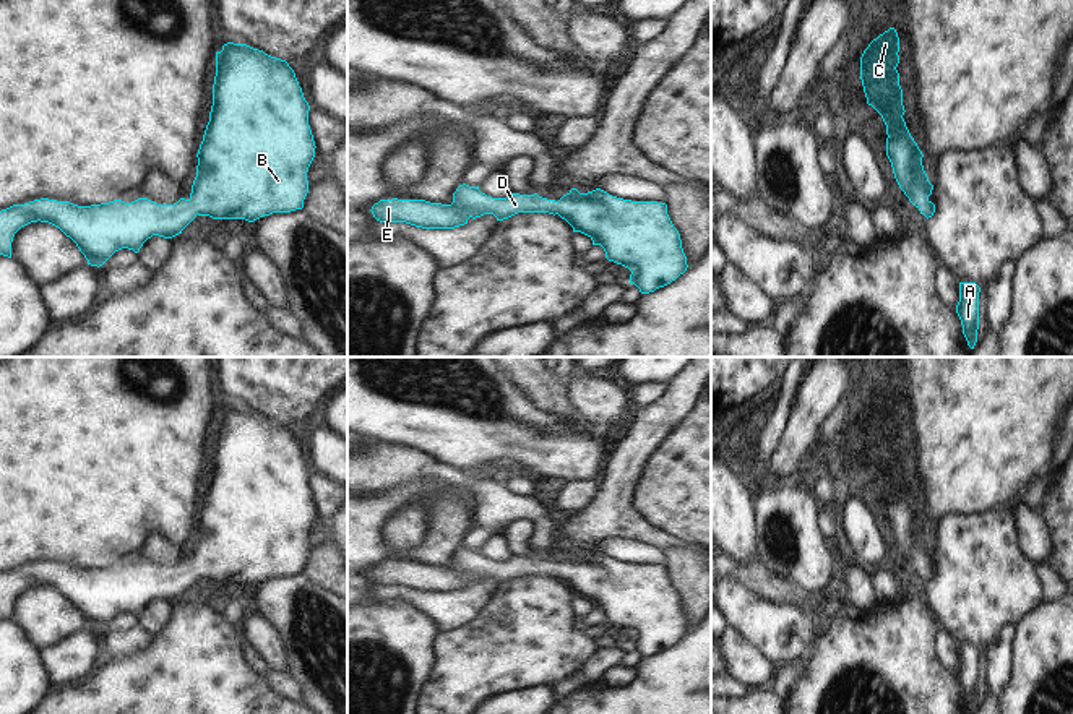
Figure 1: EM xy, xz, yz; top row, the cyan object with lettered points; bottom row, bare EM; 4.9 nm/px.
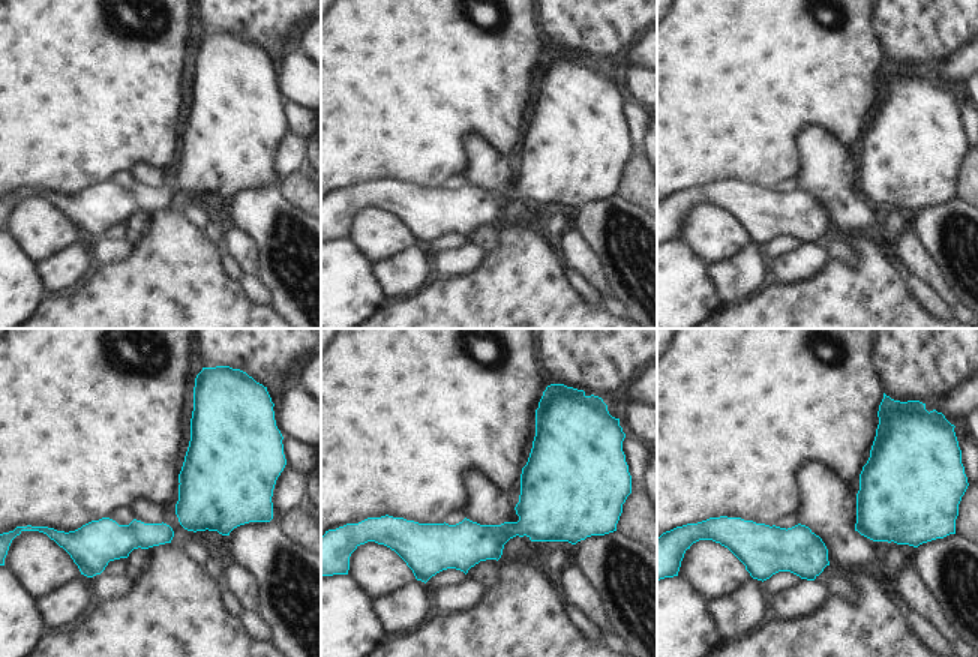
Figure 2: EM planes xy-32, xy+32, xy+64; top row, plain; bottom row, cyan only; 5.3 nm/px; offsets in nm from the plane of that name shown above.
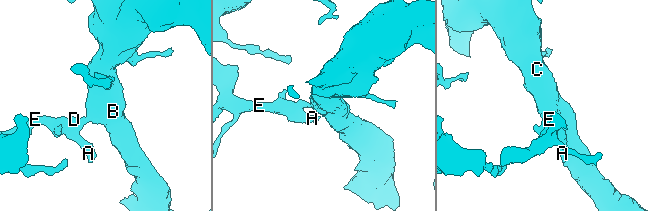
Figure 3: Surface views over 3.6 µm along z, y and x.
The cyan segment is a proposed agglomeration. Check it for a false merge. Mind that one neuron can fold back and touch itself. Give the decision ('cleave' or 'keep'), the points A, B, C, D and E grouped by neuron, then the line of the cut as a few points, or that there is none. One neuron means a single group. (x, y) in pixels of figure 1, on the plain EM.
keep | A B C D E | no cut

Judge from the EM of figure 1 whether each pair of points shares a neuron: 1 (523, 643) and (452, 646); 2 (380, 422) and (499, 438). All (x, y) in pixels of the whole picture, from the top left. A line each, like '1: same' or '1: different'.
1: same
2: same

